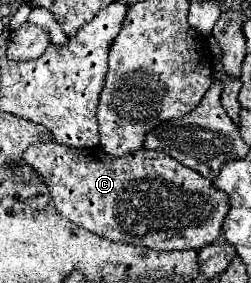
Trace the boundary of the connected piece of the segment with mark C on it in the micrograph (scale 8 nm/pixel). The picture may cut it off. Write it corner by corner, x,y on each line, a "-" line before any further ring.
52,141
34,143
28,147
24,161
36,167
36,171
44,177
58,215
68,217
72,223
104,239
124,241
158,251
172,251
186,247
202,249
222,235
220,227
224,223
224,215
228,213
228,195
224,195
224,191
216,191
210,179
204,179
200,173
184,167
182,163
176,163
176,159
164,155
164,151
138,149
126,157
110,157
108,153
100,151
100,147
72,149

